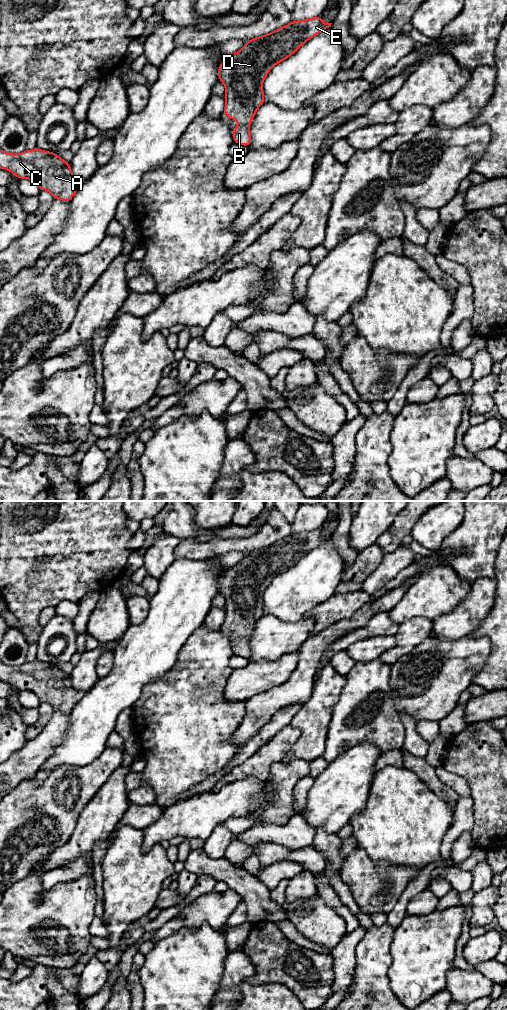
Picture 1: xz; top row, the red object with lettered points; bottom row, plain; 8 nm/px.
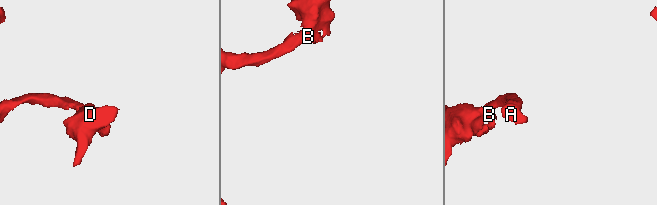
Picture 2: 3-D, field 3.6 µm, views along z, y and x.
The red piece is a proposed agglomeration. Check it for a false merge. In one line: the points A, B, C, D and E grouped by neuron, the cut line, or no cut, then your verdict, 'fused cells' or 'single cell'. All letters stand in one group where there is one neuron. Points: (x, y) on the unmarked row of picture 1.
A B C D E | no cut | single cell

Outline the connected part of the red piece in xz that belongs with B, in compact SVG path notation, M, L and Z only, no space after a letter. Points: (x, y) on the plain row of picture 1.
M320 528L291 533L269 546L248 552L243 560L223 571L218 580L219 592L225 598L225 621L222 627L228 627L229 631L235 631L239 636L233 641L234 655L247 659L251 656L249 637L257 621L265 615L263 593L271 580L294 566L309 551L331 539L331 536L323 535Z

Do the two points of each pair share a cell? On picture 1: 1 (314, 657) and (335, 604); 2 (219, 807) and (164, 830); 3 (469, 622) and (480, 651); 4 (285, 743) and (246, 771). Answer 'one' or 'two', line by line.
1: two
2: one
3: two
4: one

